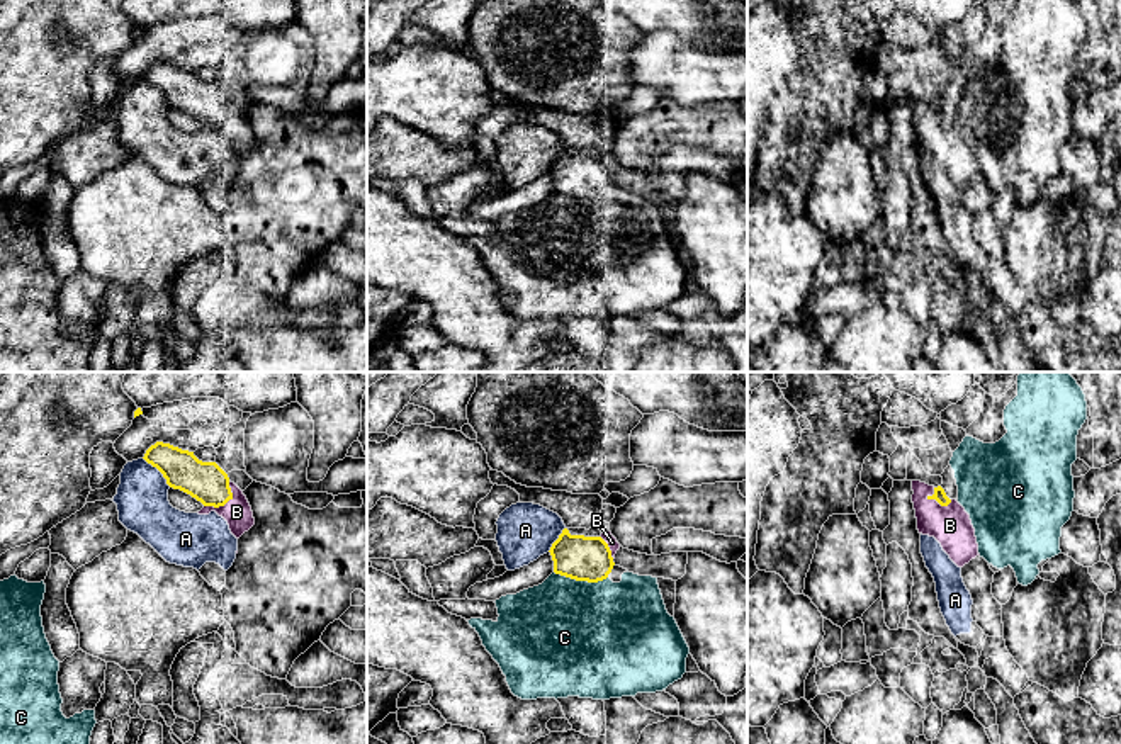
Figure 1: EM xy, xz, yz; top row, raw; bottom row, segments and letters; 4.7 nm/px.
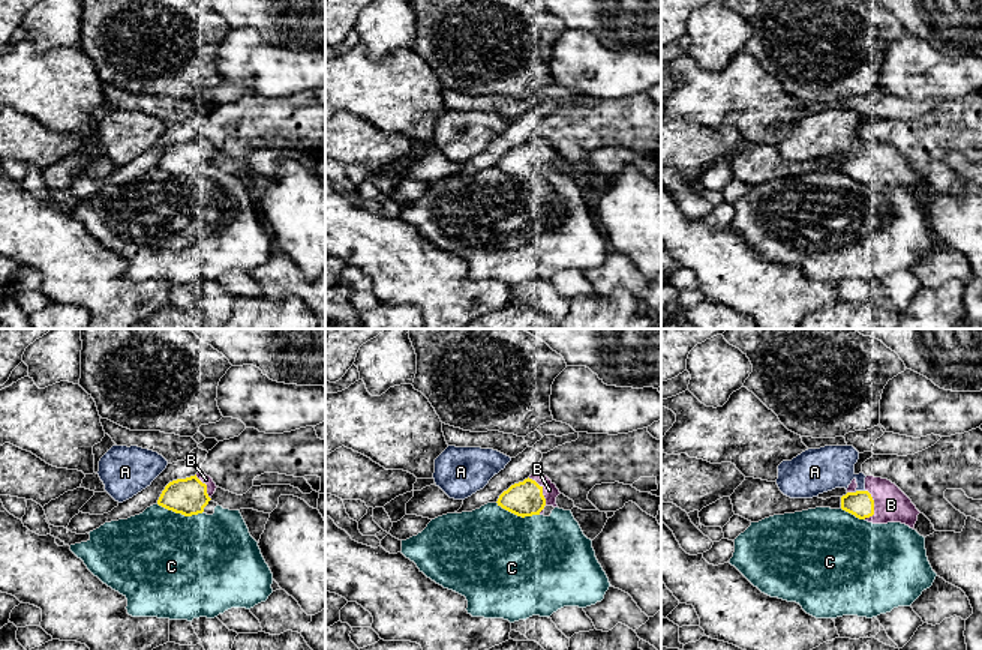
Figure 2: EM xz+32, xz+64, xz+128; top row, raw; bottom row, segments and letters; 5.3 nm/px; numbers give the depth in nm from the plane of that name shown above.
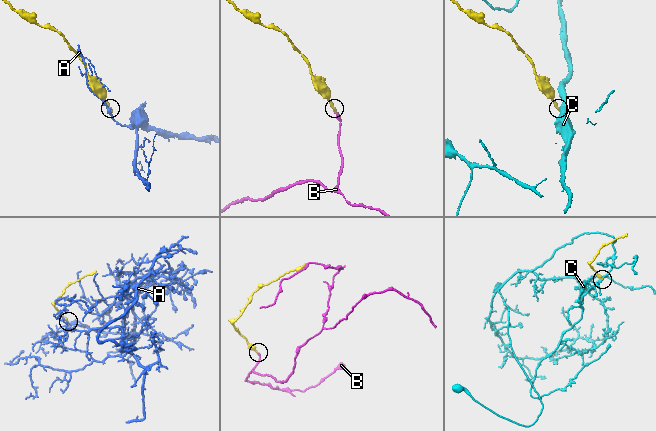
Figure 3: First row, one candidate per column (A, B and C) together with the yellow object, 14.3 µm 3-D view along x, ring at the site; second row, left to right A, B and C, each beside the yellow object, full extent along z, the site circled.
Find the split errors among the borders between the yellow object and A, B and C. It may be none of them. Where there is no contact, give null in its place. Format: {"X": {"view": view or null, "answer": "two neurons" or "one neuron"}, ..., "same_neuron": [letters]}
{"A": {"view": "xy", "answer": "two neurons"}, "B": {"view": "xy", "answer": "one neuron"}, "C": {"view": "xz", "answer": "two neurons"}, "same_neuron": ["B"]}

